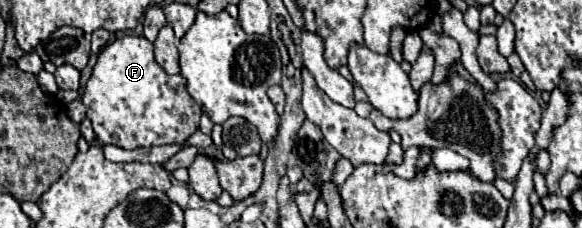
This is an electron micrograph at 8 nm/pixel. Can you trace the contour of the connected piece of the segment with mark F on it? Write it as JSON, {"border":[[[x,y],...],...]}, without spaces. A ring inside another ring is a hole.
{"border":[[[144,36],[116,38],[98,54],[98,62],[82,94],[82,104],[88,108],[88,118],[98,140],[124,150],[184,144],[198,130],[202,114],[202,108],[186,90],[186,80],[180,74],[170,76],[160,68],[154,60],[152,42]]]}

